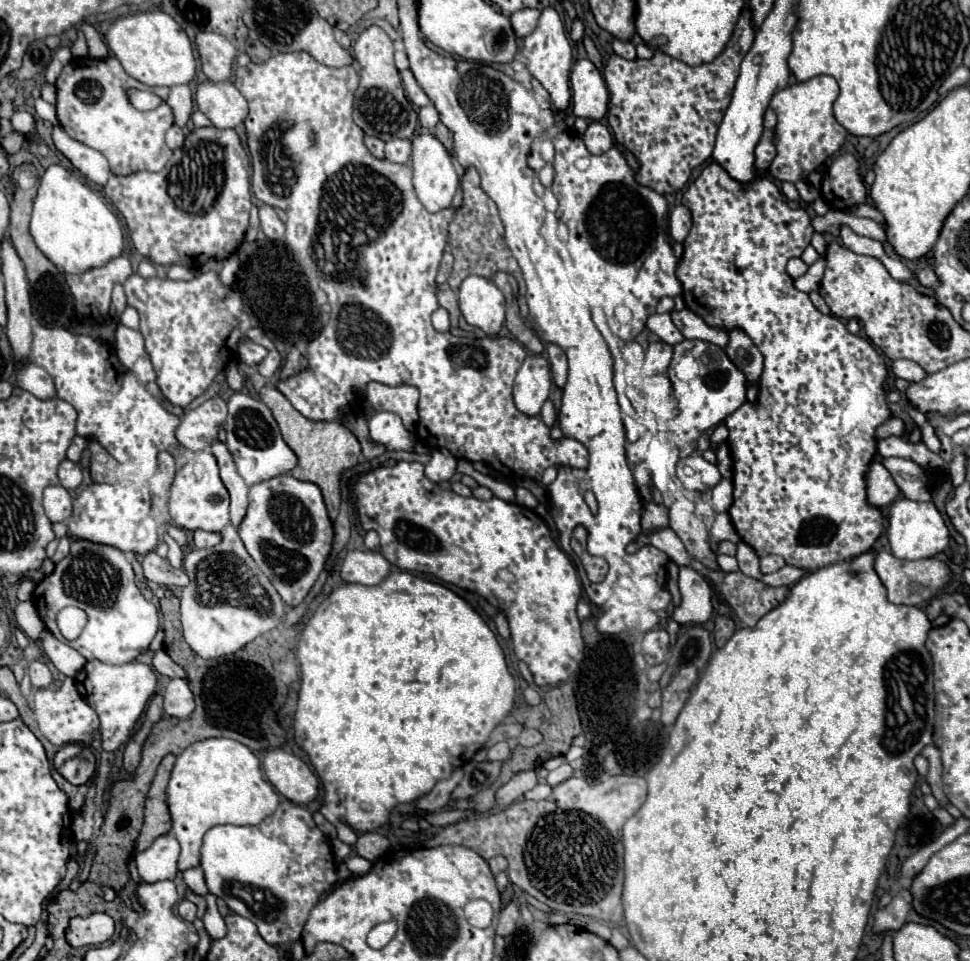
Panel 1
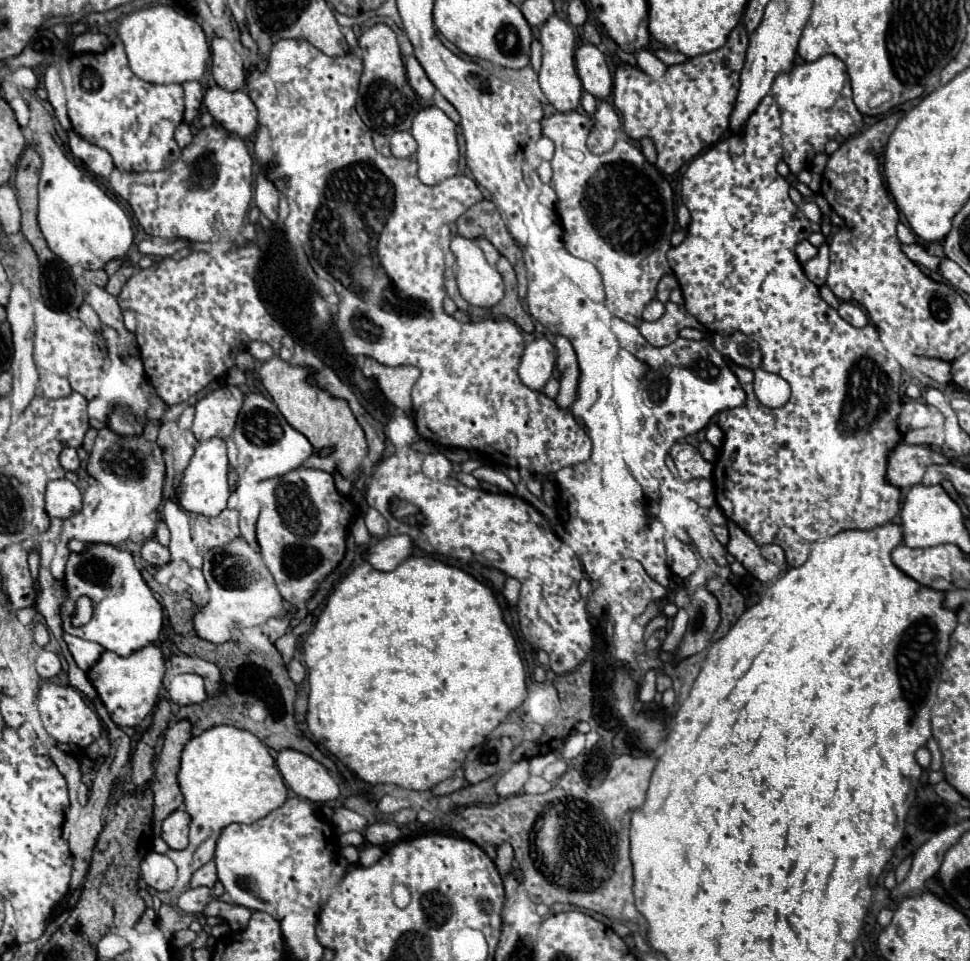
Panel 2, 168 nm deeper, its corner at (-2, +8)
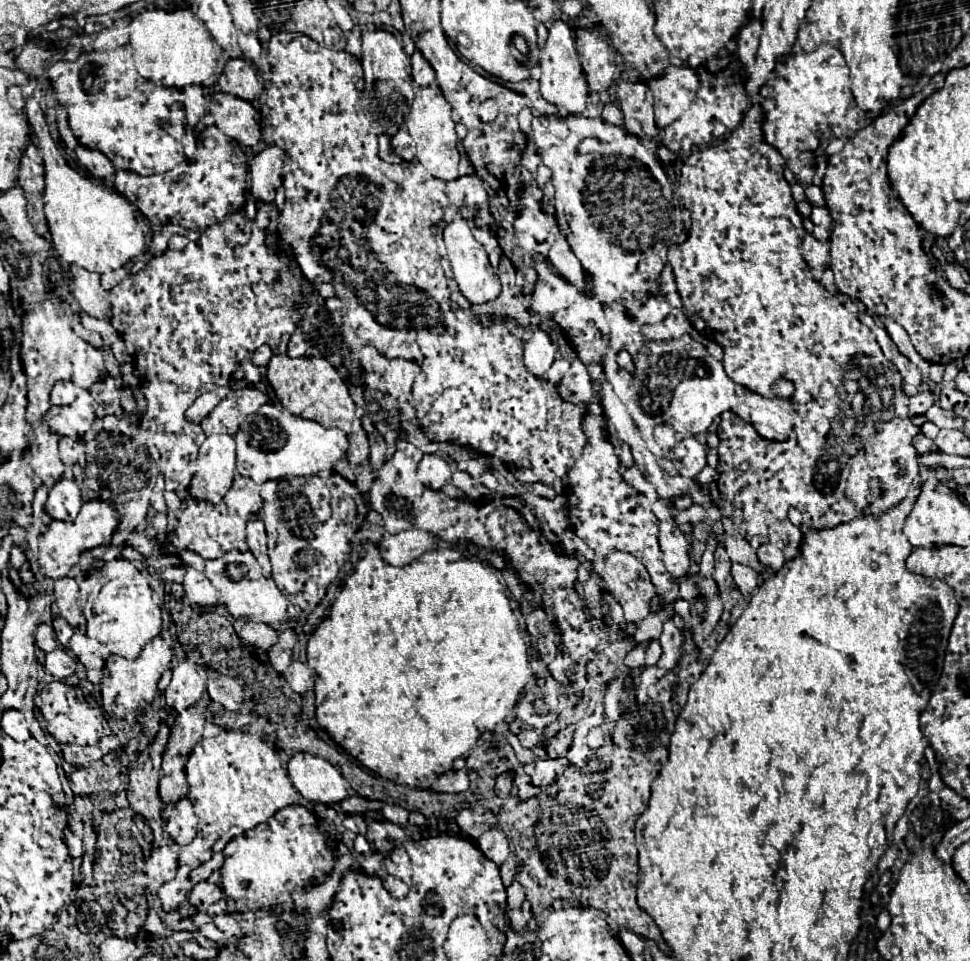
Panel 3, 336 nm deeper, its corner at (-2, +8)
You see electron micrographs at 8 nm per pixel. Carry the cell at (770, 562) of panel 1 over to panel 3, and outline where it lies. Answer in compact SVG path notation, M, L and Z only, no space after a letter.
M764 543L764 545L760 545L760 547L756 549L756 555L758 555L758 559L760 559L762 565L768 565L768 567L772 567L772 569L780 569L780 567L784 565L784 561L786 561L782 549L776 547L774 543Z

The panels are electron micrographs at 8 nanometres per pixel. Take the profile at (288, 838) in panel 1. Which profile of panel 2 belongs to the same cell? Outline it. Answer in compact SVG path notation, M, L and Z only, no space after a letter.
M290 797L268 817L252 825L232 823L222 831L214 853L218 879L236 905L264 911L280 921L288 913L288 901L296 901L304 909L320 903L320 887L332 875L336 859L336 847L328 837L334 837L334 831L314 815L312 805L306 799Z

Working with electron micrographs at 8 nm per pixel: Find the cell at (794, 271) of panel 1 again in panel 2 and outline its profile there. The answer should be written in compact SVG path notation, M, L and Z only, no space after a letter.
M800 241L798 247L796 247L796 255L798 255L798 259L800 259L802 263L810 261L816 253L818 253L818 247L814 247L810 241Z

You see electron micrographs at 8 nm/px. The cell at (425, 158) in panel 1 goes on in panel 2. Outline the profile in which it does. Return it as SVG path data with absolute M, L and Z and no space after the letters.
M436 105L422 107L412 121L412 137L418 143L416 161L418 161L418 177L426 185L438 185L444 179L456 175L458 171L458 143L456 143L456 123Z

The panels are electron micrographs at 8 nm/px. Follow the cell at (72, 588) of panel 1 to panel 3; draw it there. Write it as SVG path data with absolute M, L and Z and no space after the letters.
M116 559L106 562L103 568L102 565L104 563L100 561L92 575L86 575L80 583L80 607L86 619L86 635L102 641L116 655L138 657L142 647L160 635L163 611L170 611L167 606L170 596L164 590L164 583L154 573L136 571L130 561Z

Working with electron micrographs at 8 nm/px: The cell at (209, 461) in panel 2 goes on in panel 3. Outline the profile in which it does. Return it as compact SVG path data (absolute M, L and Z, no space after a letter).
M228 433L208 435L200 445L198 471L190 485L190 495L208 503L220 503L234 479L234 437Z

